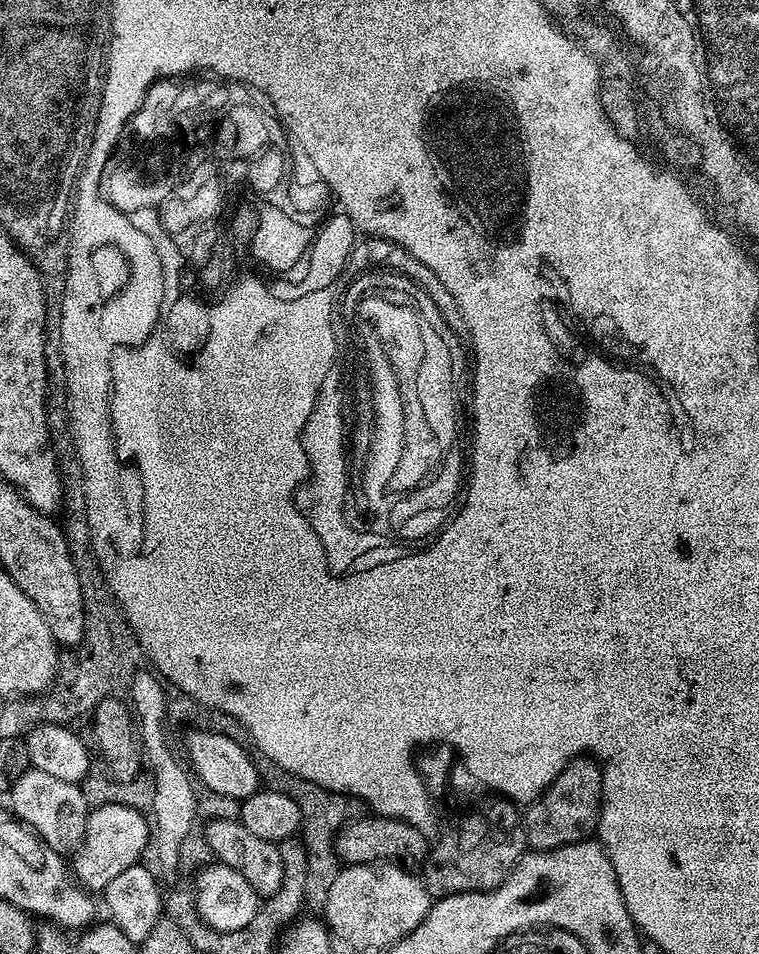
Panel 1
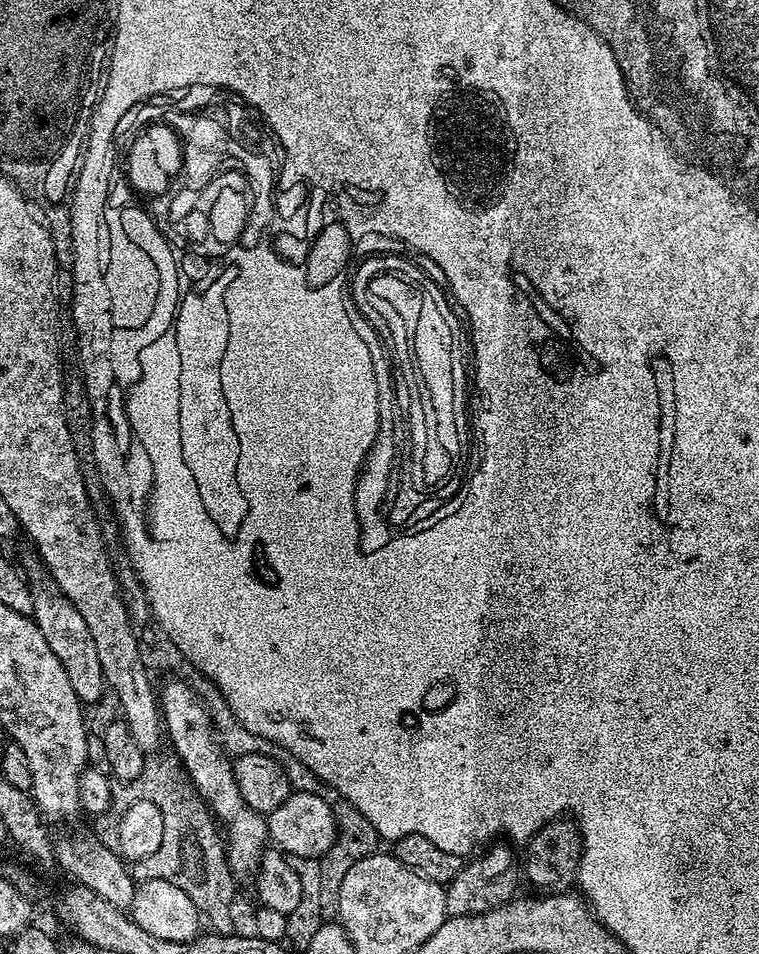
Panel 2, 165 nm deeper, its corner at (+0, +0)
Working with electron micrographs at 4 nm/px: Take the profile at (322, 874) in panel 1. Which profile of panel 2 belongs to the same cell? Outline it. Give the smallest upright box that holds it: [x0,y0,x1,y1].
[276,748,377,922]

